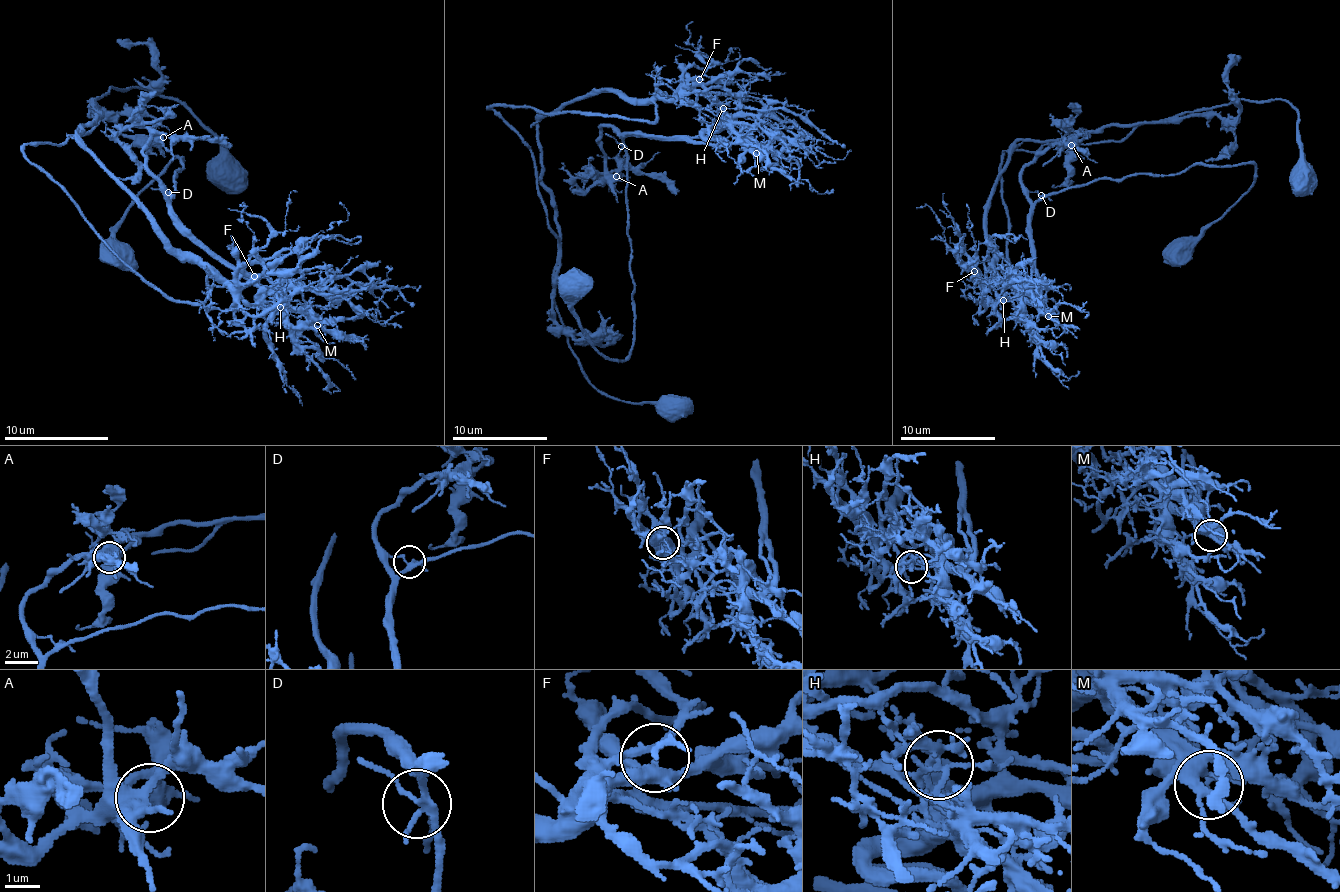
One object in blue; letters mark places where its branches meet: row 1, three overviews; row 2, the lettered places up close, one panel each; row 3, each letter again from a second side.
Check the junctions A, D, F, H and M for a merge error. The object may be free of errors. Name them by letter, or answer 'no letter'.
H

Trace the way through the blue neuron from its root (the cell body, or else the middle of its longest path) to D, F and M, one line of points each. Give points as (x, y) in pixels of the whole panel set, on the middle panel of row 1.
D: (676, 98), (711, 110), (718, 124), (704, 134), (709, 138), (723, 138), (725, 143), (626, 136), (621, 146)
F: (676, 98), (699, 79)
M: (676, 98), (685, 98), (697, 108), (714, 110), (756, 153)

